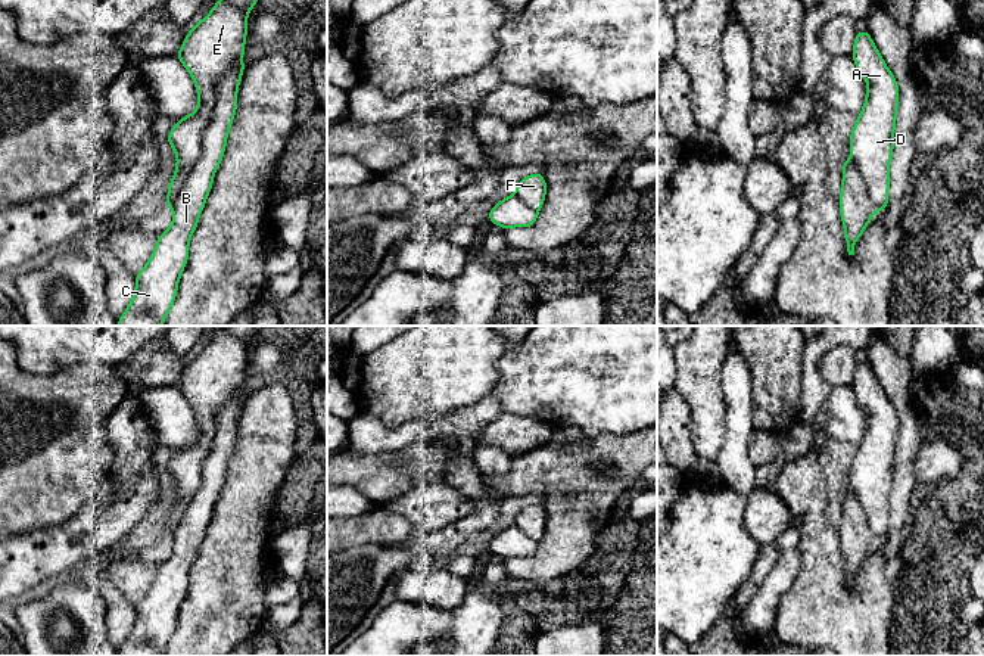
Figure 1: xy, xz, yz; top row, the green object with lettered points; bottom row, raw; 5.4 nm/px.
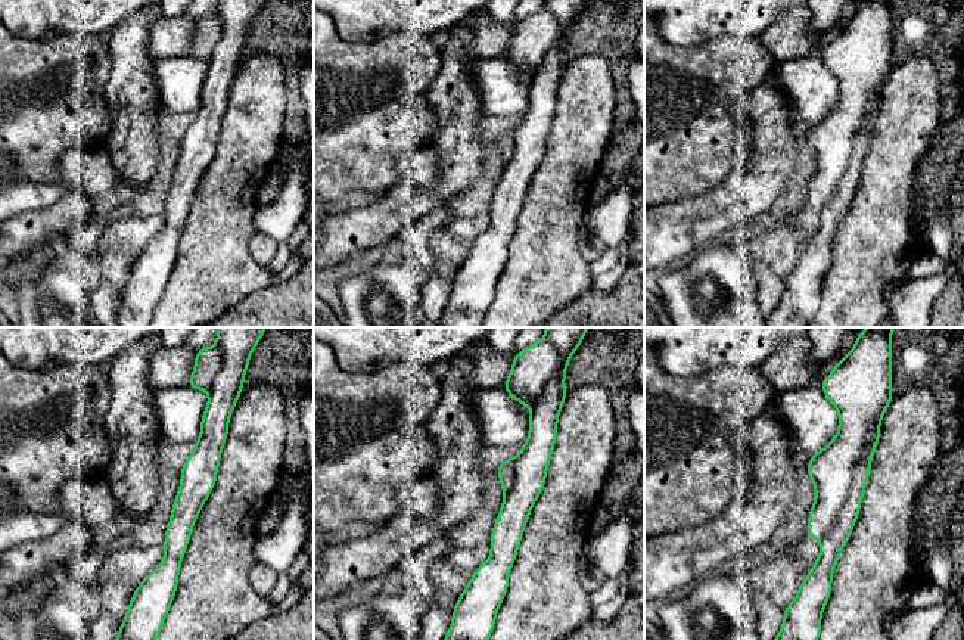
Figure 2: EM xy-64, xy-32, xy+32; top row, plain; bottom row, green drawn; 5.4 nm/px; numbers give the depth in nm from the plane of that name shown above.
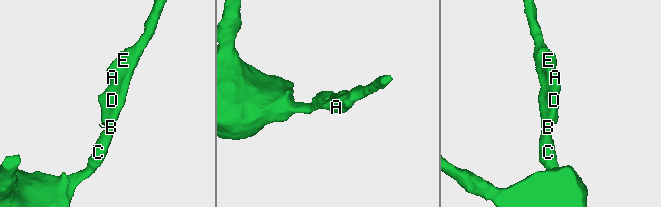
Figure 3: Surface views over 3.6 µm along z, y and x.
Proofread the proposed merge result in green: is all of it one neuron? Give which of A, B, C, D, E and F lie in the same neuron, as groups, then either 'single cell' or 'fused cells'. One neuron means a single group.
A D E / B C F | fused cells

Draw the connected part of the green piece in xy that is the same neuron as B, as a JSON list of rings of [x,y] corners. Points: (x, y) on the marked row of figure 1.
[[[239,63],[218,86],[215,106],[202,136],[202,153],[174,200],[174,221],[158,236],[147,264],[136,274],[134,298],[118,326],[161,326],[175,298],[189,259],[189,242],[197,227],[214,174],[225,153],[227,136],[237,109],[237,88],[245,71]]]

